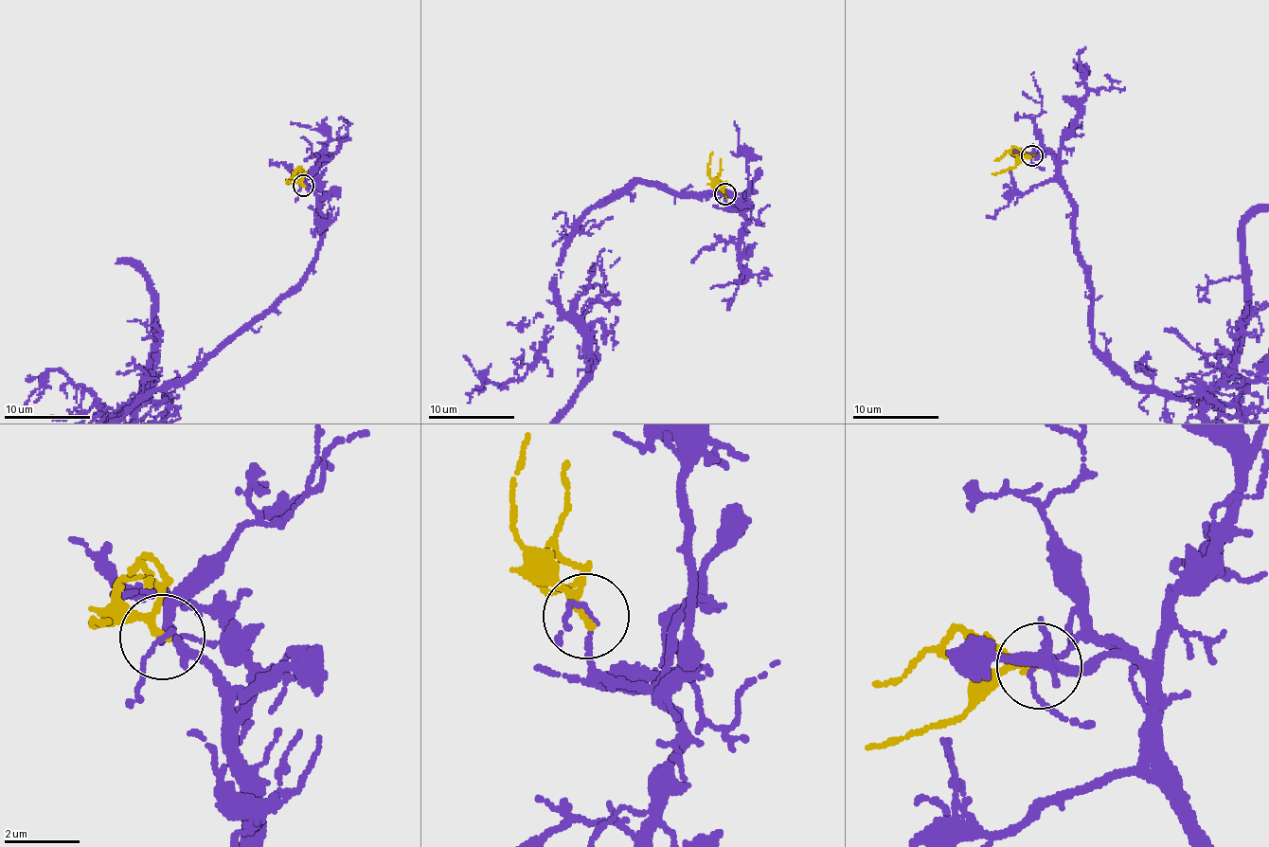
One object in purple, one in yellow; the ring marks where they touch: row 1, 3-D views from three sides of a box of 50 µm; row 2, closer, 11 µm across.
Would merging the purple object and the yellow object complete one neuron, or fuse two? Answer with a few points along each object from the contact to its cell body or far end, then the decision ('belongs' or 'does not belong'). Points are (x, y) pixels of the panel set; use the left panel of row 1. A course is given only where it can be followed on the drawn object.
course yellow (302, 185), (294, 180), (286, 182), (292, 181); does not belong

